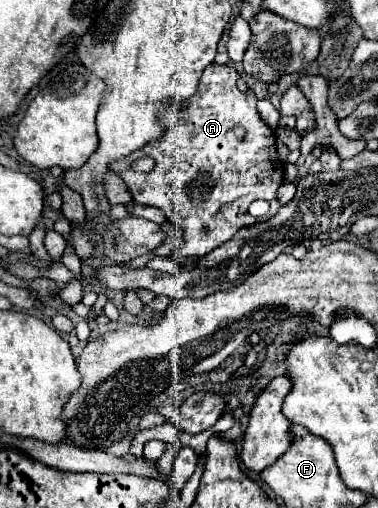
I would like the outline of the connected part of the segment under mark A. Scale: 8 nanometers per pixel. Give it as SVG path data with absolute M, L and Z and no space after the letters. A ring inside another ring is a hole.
M213 62L207 66L197 96L193 96L185 108L169 106L165 114L165 136L145 144L145 148L113 166L113 172L117 172L131 190L135 204L163 210L183 232L185 242L173 260L205 256L227 242L239 228L259 222L259 218L249 214L249 206L255 200L267 200L271 204L263 216L265 220L281 208L277 188L283 184L283 166L277 154L277 138L273 128L267 126L257 112L255 92L251 88L247 92L239 90L239 78L239 70L229 64ZM145 156L155 160L155 168L151 172L133 172L131 164ZM203 228L209 228L209 232L203 234Z

